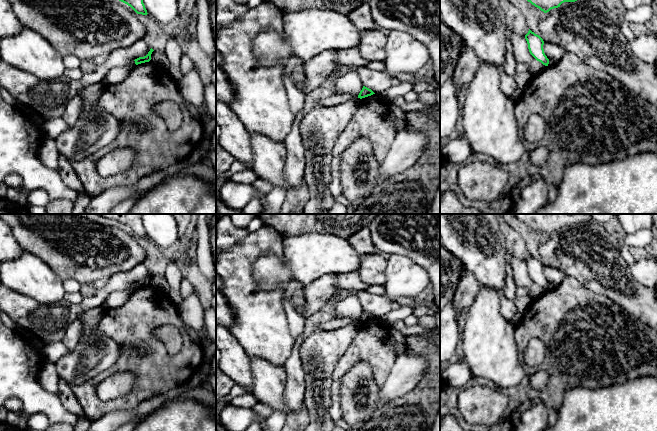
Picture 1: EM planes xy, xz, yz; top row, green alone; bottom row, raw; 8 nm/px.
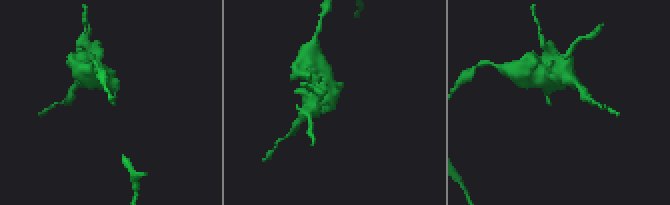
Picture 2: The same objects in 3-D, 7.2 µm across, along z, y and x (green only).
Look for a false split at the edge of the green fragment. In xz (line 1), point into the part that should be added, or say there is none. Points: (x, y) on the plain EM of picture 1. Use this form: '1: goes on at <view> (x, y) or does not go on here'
1: does not go on here

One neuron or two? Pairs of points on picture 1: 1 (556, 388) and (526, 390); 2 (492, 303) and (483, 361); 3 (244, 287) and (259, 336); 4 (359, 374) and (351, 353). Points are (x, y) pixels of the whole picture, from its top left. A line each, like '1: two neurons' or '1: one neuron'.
1: one neuron
2: one neuron
3: one neuron
4: two neurons

